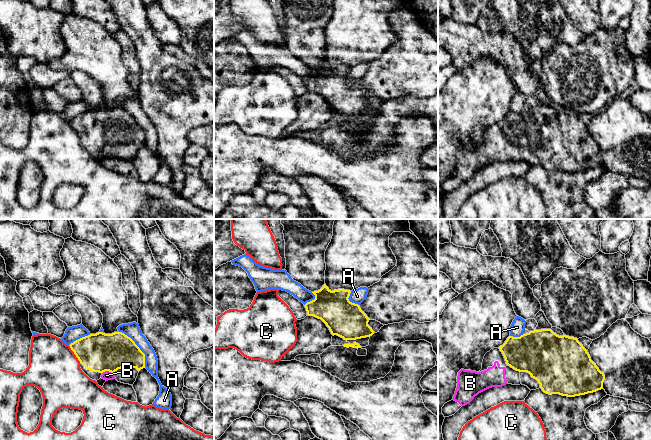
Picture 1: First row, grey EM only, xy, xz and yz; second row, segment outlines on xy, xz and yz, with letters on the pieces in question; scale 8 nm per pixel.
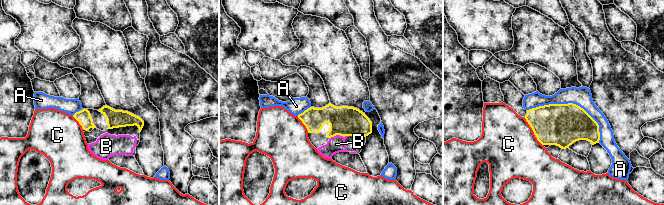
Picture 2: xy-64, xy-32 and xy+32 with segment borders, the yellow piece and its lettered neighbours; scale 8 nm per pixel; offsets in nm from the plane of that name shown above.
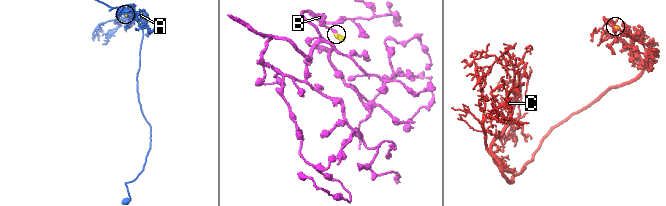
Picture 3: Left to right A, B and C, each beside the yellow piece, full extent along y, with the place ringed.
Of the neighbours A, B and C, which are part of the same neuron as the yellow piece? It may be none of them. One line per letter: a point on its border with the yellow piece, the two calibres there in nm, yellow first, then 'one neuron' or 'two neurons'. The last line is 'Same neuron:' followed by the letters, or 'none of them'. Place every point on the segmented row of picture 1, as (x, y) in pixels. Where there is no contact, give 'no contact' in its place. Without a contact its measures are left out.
A: xy (138, 347) | 300/120 nm | two neurons
B: xy (107, 370) | 320/70 nm | one neuron
C: xy (74, 353) | 320/400 nm | two neurons
Same neuron: B

